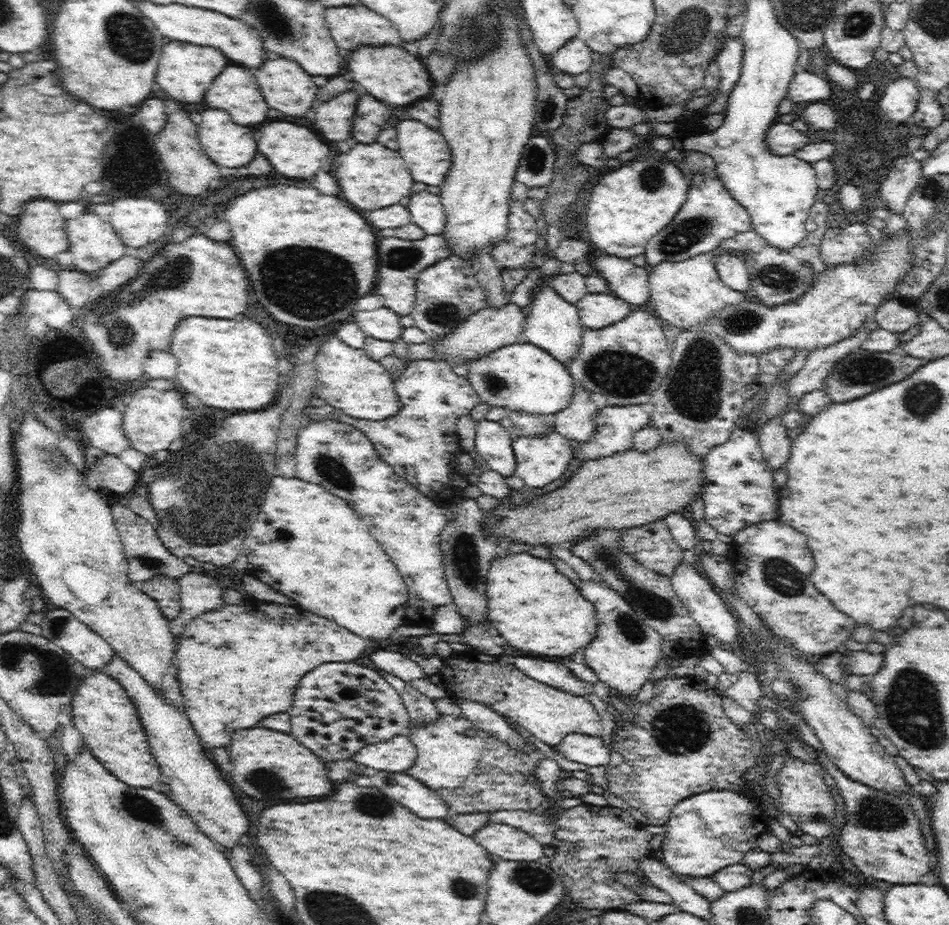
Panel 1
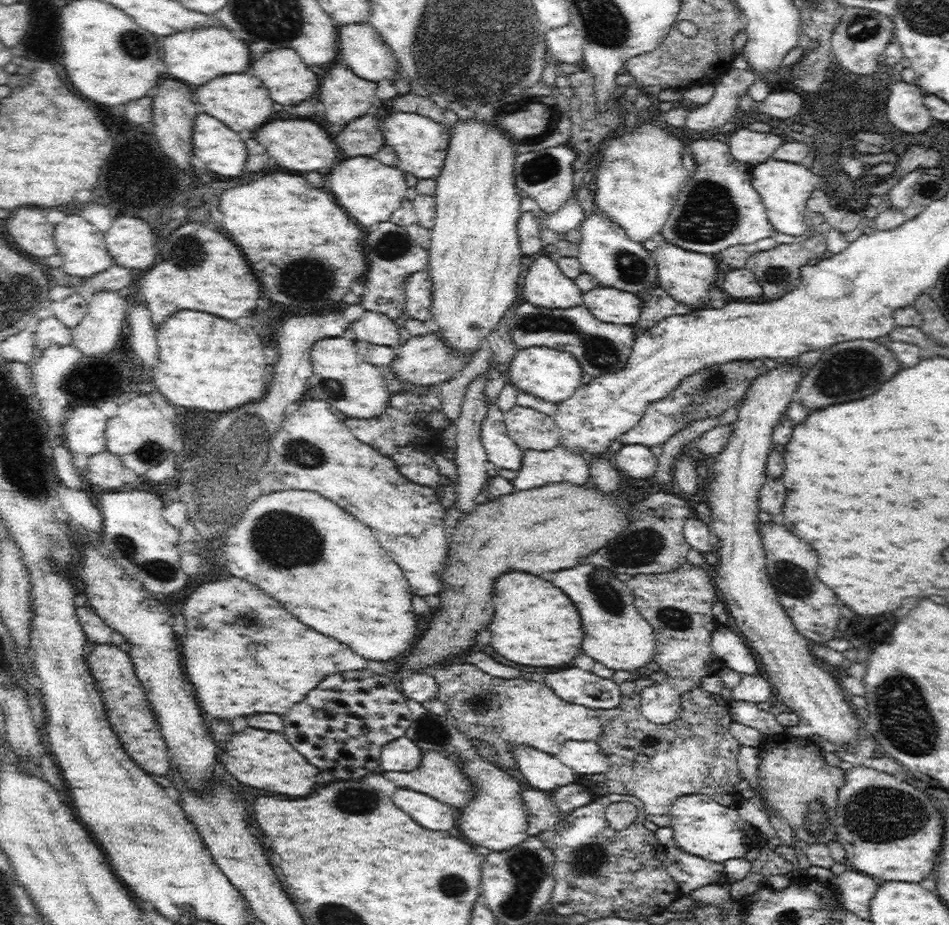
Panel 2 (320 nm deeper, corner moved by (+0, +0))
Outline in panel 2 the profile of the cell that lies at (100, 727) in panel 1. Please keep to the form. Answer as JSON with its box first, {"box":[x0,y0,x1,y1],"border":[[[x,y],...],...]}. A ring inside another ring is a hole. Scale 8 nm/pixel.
{"box":[86,644,172,776],"border":[[[95,644],[86,659],[96,687],[102,695],[106,715],[112,723],[112,729],[116,730],[120,743],[124,745],[125,752],[146,772],[165,776],[172,768],[168,746],[146,691],[134,672],[128,651],[110,644]]]}

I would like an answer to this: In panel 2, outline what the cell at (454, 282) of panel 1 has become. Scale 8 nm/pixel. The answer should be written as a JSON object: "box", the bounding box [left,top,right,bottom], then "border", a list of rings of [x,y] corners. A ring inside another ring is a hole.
{"box":[405,271,432,322],"border":[[[429,271],[414,272],[405,290],[405,317],[425,322],[431,318],[432,278]]]}

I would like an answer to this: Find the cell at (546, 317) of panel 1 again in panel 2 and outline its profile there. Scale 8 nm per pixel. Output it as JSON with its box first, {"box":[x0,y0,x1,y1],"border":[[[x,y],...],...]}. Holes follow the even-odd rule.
{"box":[523,254,583,308],"border":[[[546,254],[533,257],[533,261],[526,272],[523,296],[526,301],[544,308],[572,308],[583,304],[583,290],[578,287],[575,280],[567,278],[560,270],[557,262]]]}

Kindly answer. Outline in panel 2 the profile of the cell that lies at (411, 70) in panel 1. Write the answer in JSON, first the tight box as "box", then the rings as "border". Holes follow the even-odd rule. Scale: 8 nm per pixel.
{"box":[338,22,399,84],"border":[[[368,22],[338,26],[339,58],[348,62],[356,76],[377,83],[382,78],[394,84],[399,64],[382,35]]]}

